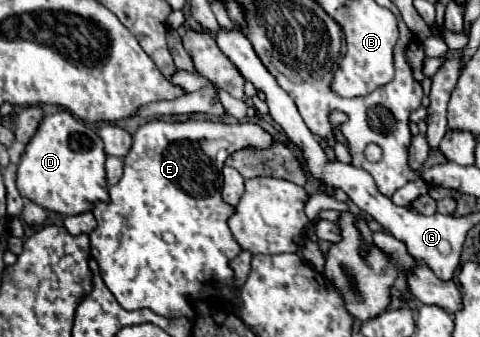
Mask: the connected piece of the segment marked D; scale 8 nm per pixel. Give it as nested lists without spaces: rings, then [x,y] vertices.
[[[59,110],[41,120],[41,126],[27,142],[17,170],[17,190],[23,198],[45,210],[71,216],[93,208],[97,200],[107,200],[103,142],[93,128],[67,110]]]

